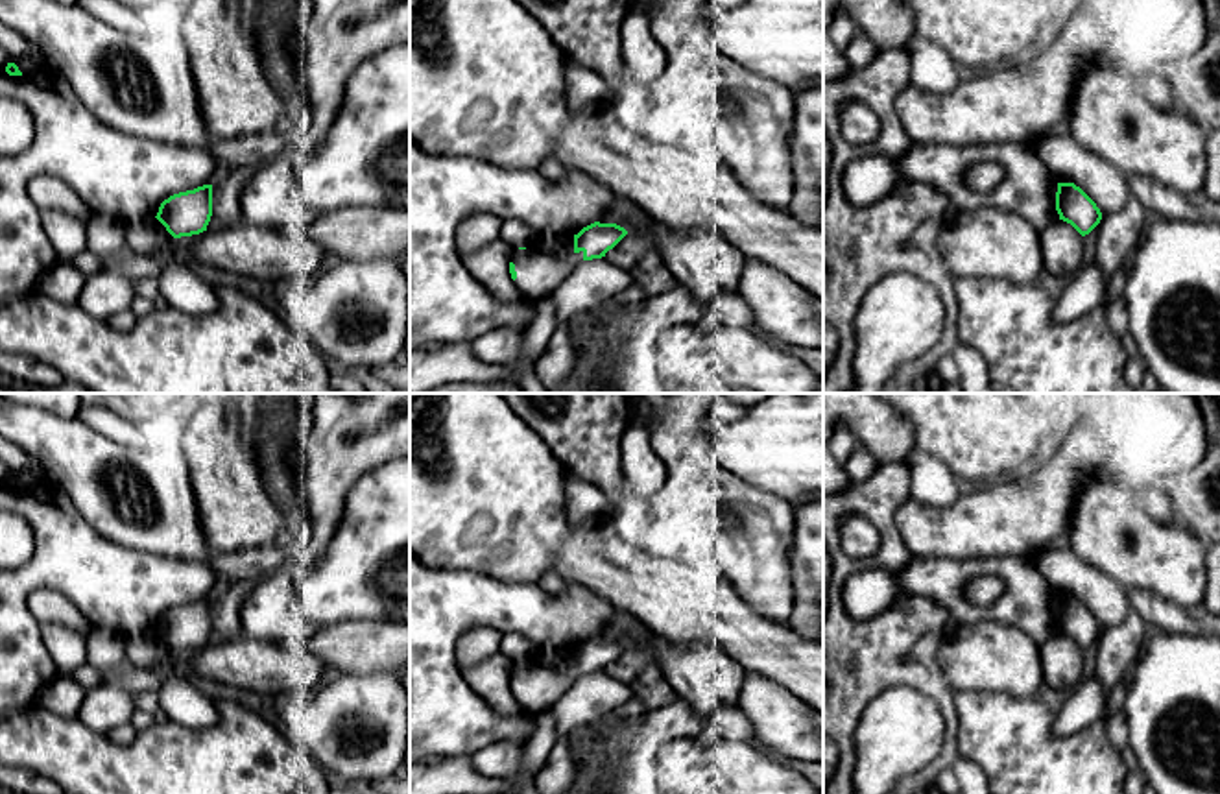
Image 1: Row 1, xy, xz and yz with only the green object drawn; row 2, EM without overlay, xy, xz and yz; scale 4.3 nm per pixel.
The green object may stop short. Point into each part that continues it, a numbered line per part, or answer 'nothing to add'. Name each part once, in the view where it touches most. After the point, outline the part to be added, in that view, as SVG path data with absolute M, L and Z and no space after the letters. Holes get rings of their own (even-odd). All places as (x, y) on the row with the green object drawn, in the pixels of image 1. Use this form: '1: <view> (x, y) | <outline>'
1: xz (539, 274) | M511 249L511 262L515 264L515 284L524 295L537 303L563 283L563 279L583 260L583 251L572 253L568 259L557 260L544 249Z

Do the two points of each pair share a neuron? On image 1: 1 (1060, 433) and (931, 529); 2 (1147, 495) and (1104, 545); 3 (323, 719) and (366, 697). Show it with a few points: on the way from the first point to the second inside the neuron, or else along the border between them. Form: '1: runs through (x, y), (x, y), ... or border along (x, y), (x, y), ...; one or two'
1: runs through (1052, 473), (1008, 517), (971, 527); one
2: border along (1124, 486), (1156, 521); two
3: runs through (334, 715), (355, 706); one

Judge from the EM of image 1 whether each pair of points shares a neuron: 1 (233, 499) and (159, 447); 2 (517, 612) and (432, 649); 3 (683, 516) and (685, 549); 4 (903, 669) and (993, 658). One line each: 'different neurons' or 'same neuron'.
1: same neuron
2: same neuron
3: different neurons
4: different neurons

